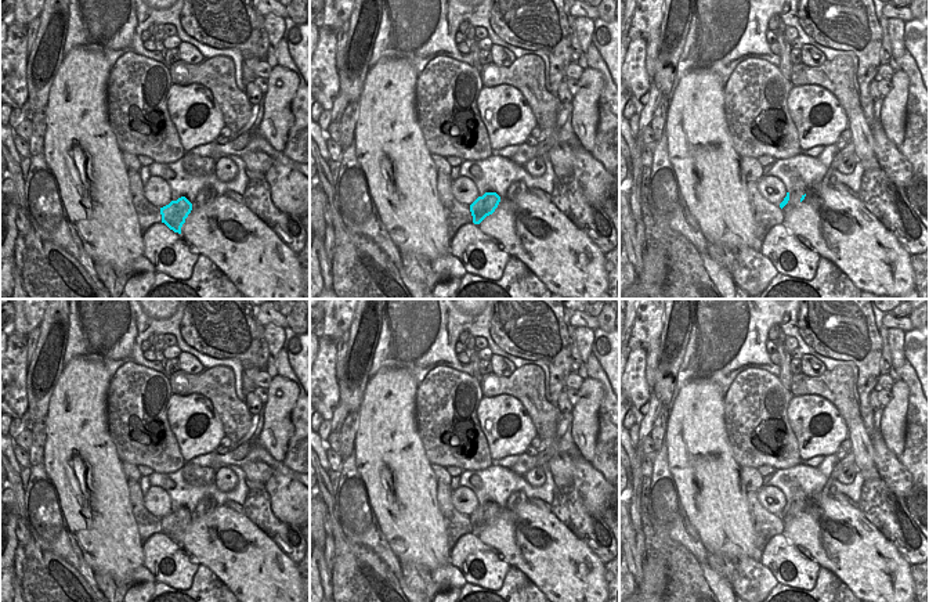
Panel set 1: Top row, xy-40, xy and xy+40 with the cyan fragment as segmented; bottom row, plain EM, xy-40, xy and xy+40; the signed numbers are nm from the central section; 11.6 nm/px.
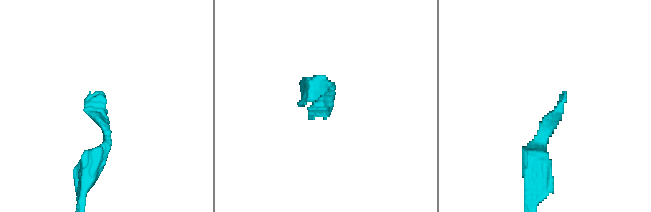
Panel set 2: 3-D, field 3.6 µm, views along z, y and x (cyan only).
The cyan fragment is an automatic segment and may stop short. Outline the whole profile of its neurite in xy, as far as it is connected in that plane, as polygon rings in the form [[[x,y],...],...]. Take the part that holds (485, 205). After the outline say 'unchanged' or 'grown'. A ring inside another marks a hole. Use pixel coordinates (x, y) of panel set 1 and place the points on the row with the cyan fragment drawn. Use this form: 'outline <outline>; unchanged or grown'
outline [[[485,192],[478,197],[471,205],[470,212],[473,223],[480,224],[487,216],[492,215],[500,202],[500,197],[496,192]]]; unchanged

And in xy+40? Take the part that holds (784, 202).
outline [[[800,177],[794,179],[794,185],[789,192],[787,192],[787,197],[780,203],[780,208],[782,209],[785,205],[788,206],[796,206],[800,205],[800,202],[806,197],[806,184],[802,181]]]; grown

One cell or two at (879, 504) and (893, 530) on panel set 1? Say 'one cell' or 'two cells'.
one cell

